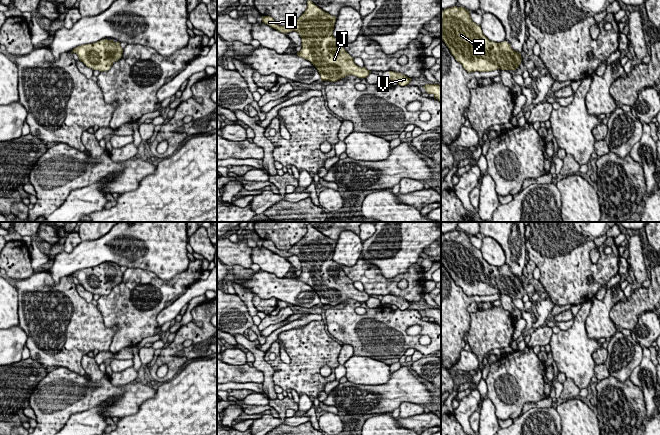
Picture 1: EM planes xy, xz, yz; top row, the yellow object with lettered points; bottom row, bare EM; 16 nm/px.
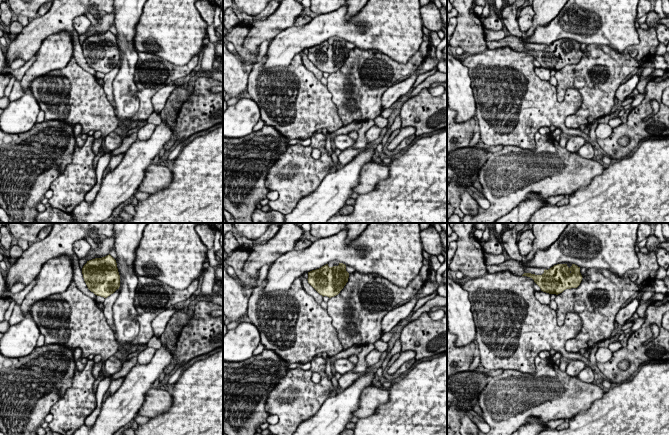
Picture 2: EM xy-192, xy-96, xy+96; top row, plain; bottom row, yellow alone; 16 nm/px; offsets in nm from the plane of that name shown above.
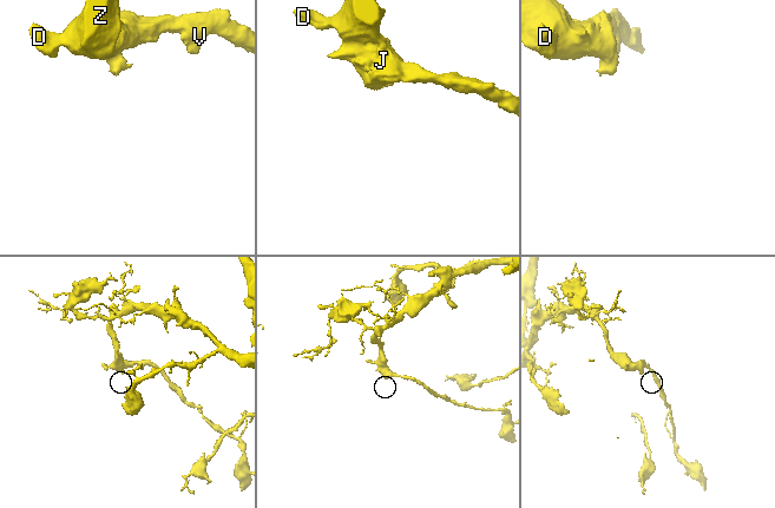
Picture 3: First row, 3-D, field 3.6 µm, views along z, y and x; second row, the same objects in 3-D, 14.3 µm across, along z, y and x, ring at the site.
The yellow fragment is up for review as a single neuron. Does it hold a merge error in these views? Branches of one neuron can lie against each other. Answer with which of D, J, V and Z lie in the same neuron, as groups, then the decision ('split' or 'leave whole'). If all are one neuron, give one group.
D J V Z | leave whole

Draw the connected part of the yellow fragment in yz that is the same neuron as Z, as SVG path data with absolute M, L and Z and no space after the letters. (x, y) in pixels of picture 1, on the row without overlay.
M464 231L441 234L441 264L468 296L516 294L522 281L506 265L490 265Z

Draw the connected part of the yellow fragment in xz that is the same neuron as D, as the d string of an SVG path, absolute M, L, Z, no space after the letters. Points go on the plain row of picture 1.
M310 223L305 236L289 250L279 250L270 240L262 246L284 258L296 255L302 263L299 281L309 284L318 294L321 305L336 306L345 300L367 302L371 295L361 292L333 260L336 241L323 235Z

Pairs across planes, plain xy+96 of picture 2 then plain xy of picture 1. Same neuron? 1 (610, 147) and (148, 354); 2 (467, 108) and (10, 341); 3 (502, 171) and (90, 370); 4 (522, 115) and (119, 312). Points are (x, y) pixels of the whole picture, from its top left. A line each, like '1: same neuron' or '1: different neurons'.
1: different neurons
2: different neurons
3: same neuron
4: different neurons

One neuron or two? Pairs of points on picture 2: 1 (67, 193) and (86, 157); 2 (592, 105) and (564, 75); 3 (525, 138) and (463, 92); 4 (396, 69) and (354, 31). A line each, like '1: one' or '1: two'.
1: one
2: one
3: two
4: two

